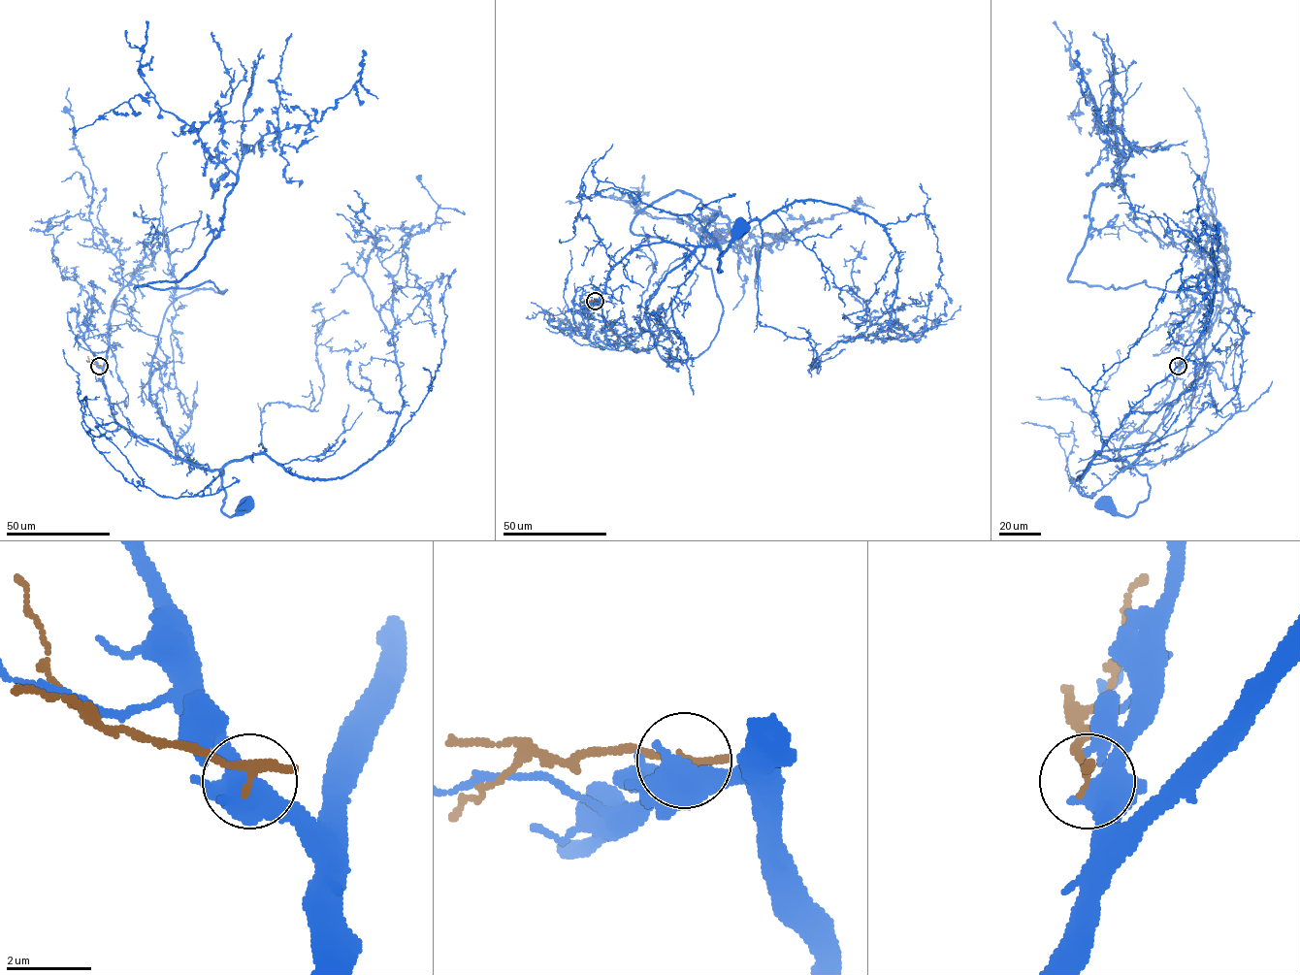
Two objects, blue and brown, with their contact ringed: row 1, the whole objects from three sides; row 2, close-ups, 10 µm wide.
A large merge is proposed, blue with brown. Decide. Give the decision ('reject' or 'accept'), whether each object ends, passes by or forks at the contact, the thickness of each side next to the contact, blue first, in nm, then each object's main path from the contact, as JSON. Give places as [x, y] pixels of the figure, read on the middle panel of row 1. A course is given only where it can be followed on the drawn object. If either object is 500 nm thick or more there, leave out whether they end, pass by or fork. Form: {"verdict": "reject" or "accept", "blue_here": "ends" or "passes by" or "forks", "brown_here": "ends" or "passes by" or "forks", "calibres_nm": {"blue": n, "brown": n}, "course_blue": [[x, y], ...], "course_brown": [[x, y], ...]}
{"verdict": "reject", "blue_here": "forks", "brown_here": "ends", "calibres_nm": {"blue": 400, "brown": 280}, "course_blue": [[595, 301], [610, 271], [641, 246], [667, 242], [715, 245], [720, 272], [718, 258], [744, 228]], "course_brown": [[595, 301], [583, 304]]}

